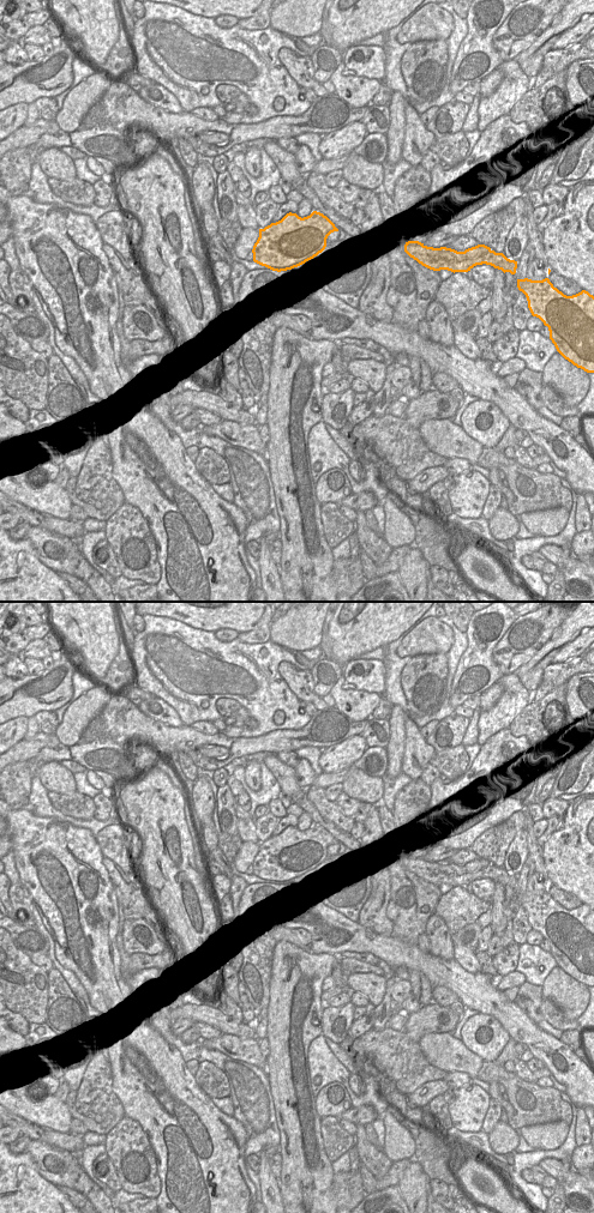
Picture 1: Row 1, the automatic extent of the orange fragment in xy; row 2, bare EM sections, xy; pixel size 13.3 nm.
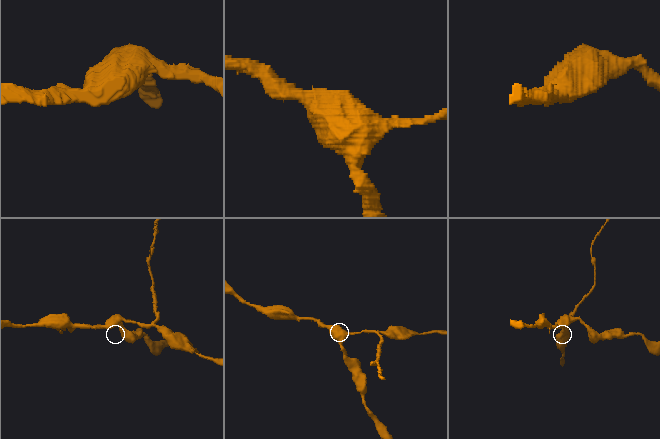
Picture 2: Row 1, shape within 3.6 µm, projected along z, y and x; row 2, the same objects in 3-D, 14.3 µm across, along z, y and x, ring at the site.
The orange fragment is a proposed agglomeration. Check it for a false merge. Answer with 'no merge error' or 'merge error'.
merge error

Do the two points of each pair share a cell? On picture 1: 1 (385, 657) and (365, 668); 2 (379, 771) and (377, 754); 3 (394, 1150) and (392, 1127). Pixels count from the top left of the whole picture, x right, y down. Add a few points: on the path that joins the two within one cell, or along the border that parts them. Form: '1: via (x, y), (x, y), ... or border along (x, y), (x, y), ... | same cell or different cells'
1: border along (356, 658), (379, 659), (384, 667), (385, 687) | different cells
2: via (377, 767), (377, 758) | same cell
3: via (394, 1144), (394, 1133) | same cell

